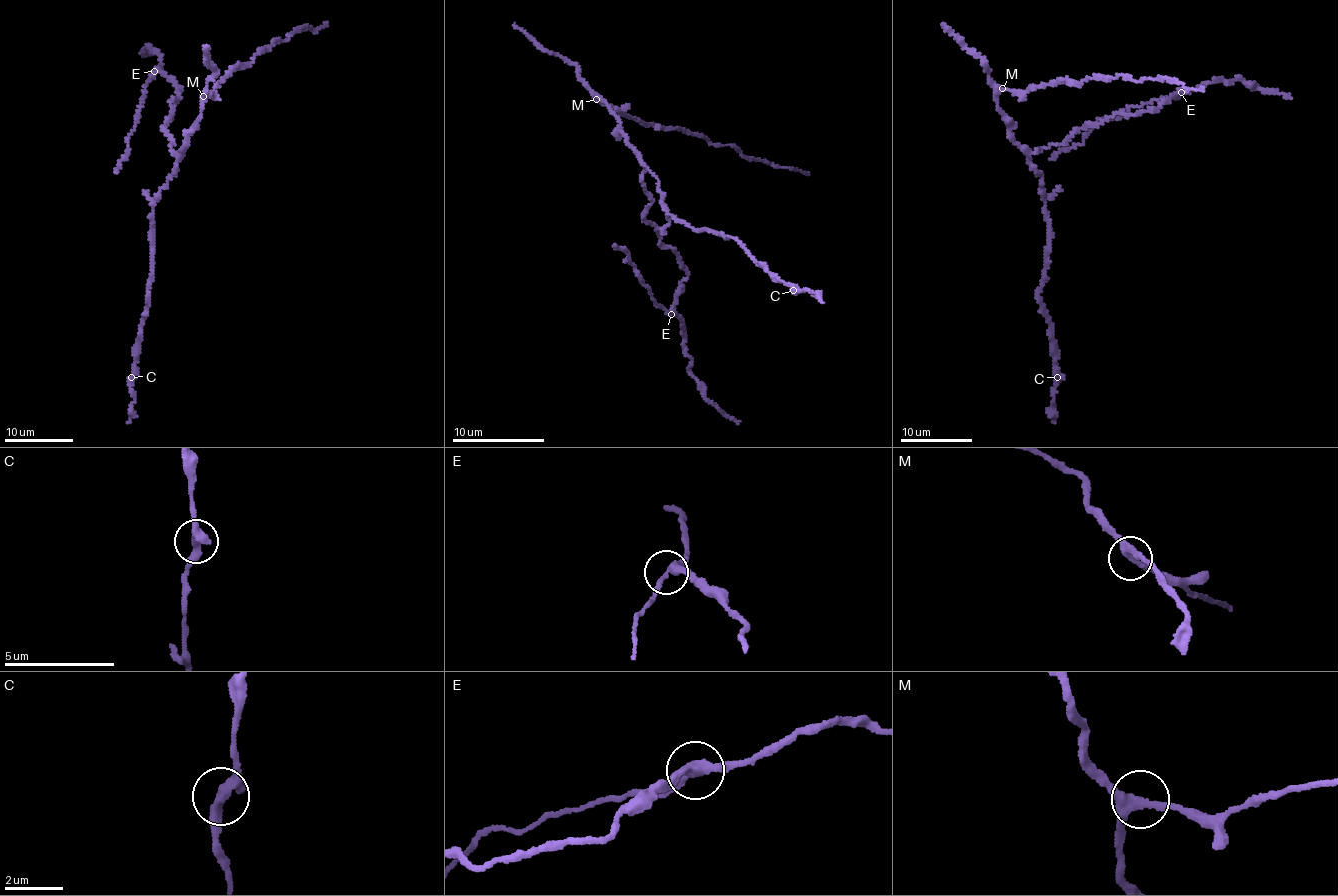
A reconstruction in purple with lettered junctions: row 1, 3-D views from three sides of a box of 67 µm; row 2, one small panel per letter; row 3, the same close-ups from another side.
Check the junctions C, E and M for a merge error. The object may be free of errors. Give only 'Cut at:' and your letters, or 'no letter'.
Cut at: E

